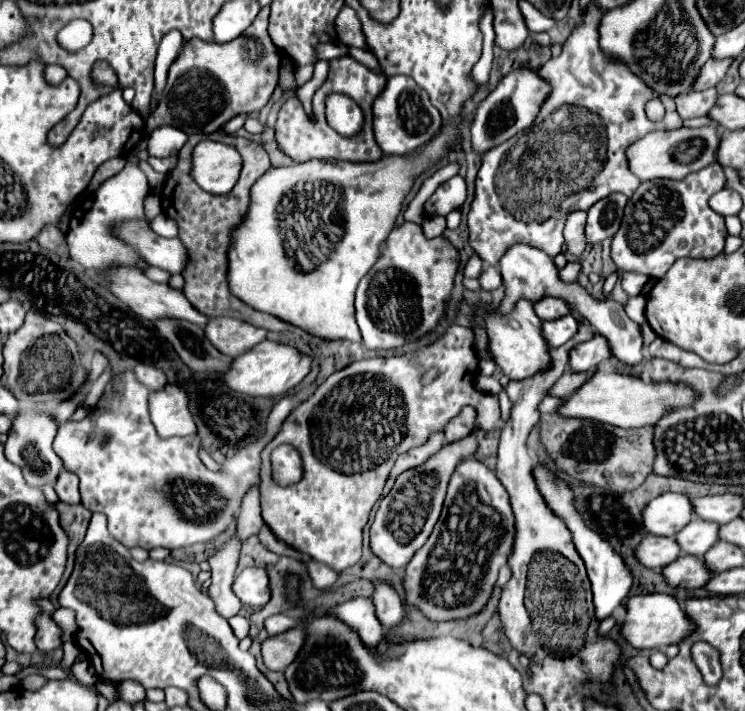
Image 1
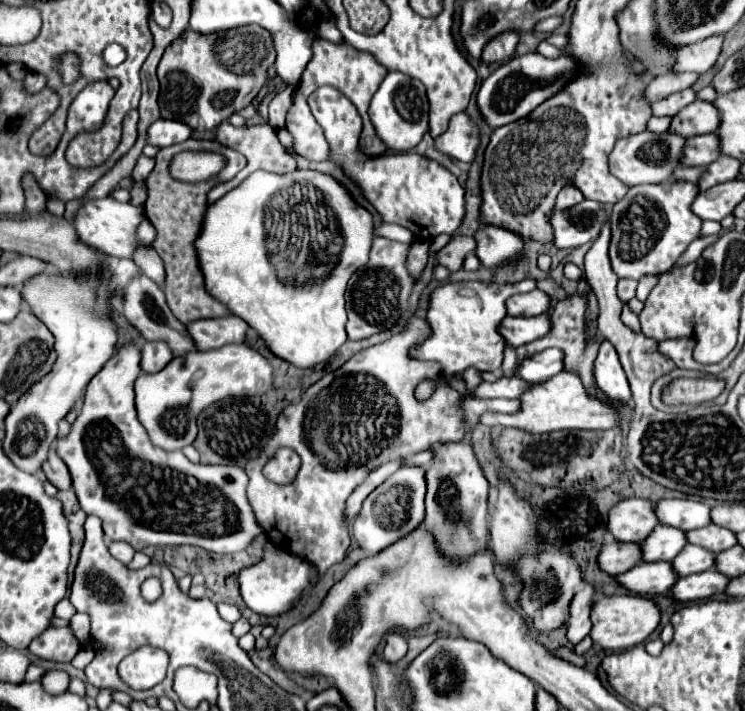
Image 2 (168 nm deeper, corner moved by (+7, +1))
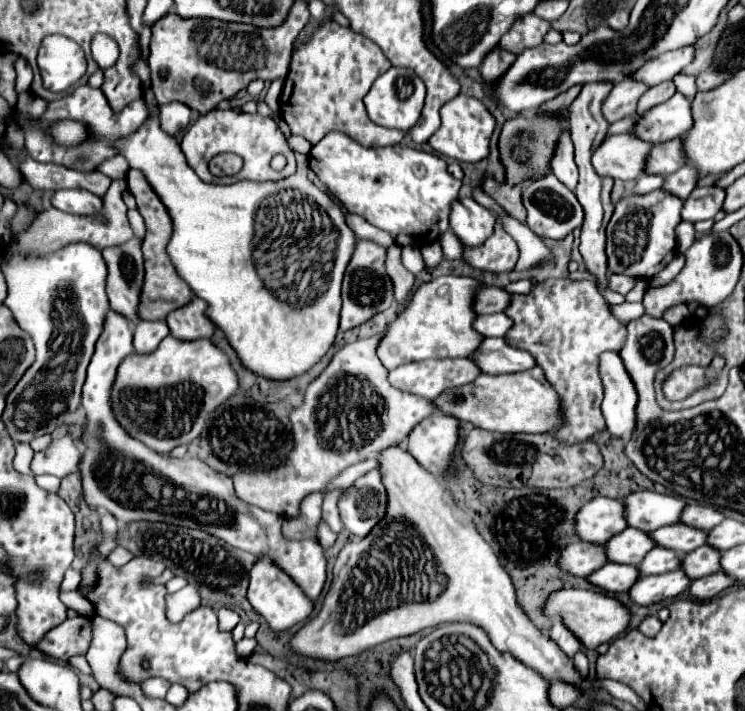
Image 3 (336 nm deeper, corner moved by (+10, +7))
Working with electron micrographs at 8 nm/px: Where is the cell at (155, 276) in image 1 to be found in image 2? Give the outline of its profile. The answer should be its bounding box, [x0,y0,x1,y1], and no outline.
[3,256,143,474]

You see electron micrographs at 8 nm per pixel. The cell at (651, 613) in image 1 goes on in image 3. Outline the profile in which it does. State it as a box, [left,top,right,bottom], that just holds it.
[542,590,630,650]

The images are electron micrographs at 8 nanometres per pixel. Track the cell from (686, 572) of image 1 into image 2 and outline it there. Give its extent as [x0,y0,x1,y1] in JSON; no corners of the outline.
[617,562,677,594]

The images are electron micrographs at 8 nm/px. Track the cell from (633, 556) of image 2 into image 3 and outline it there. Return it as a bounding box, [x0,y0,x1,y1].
[558,540,606,576]

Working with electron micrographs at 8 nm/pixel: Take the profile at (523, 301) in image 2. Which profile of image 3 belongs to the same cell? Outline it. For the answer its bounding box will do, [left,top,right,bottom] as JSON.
[474,284,510,314]

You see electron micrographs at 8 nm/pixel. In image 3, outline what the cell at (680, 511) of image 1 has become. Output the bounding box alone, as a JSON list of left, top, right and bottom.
[576,498,626,544]

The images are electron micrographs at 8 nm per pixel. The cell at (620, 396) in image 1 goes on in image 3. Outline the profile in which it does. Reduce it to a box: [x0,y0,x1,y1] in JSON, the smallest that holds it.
[434,366,560,434]

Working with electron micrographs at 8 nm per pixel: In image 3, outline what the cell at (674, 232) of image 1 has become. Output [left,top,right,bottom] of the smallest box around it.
[606,190,682,280]

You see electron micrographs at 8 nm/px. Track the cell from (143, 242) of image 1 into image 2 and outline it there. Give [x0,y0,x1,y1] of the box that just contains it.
[75,198,143,258]

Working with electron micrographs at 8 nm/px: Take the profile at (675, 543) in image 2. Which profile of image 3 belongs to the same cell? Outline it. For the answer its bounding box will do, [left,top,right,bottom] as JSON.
[604,528,654,564]

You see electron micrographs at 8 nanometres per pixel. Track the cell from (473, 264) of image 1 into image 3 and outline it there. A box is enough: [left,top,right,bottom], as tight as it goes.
[422,242,444,268]

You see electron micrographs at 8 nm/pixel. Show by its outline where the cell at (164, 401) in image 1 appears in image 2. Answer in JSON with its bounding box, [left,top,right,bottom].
[135,344,273,450]

